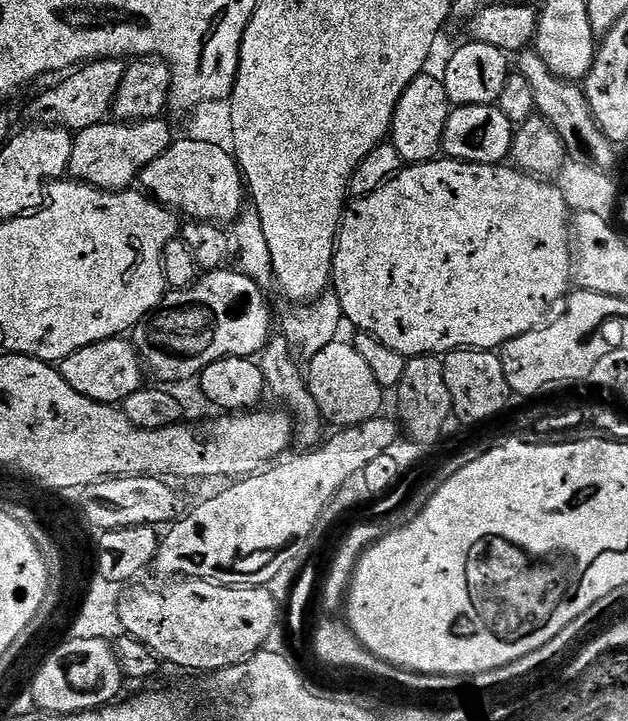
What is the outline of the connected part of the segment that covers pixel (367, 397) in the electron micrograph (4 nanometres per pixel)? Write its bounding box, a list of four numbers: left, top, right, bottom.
[306,342,385,429]

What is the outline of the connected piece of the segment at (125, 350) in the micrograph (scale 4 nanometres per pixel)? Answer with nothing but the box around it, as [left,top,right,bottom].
[58,338,146,406]

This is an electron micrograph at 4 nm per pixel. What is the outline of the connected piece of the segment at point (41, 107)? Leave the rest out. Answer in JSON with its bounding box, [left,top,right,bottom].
[28,58,125,134]

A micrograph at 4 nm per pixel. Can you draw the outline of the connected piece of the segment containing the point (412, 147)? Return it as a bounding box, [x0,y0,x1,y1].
[390,74,454,165]

